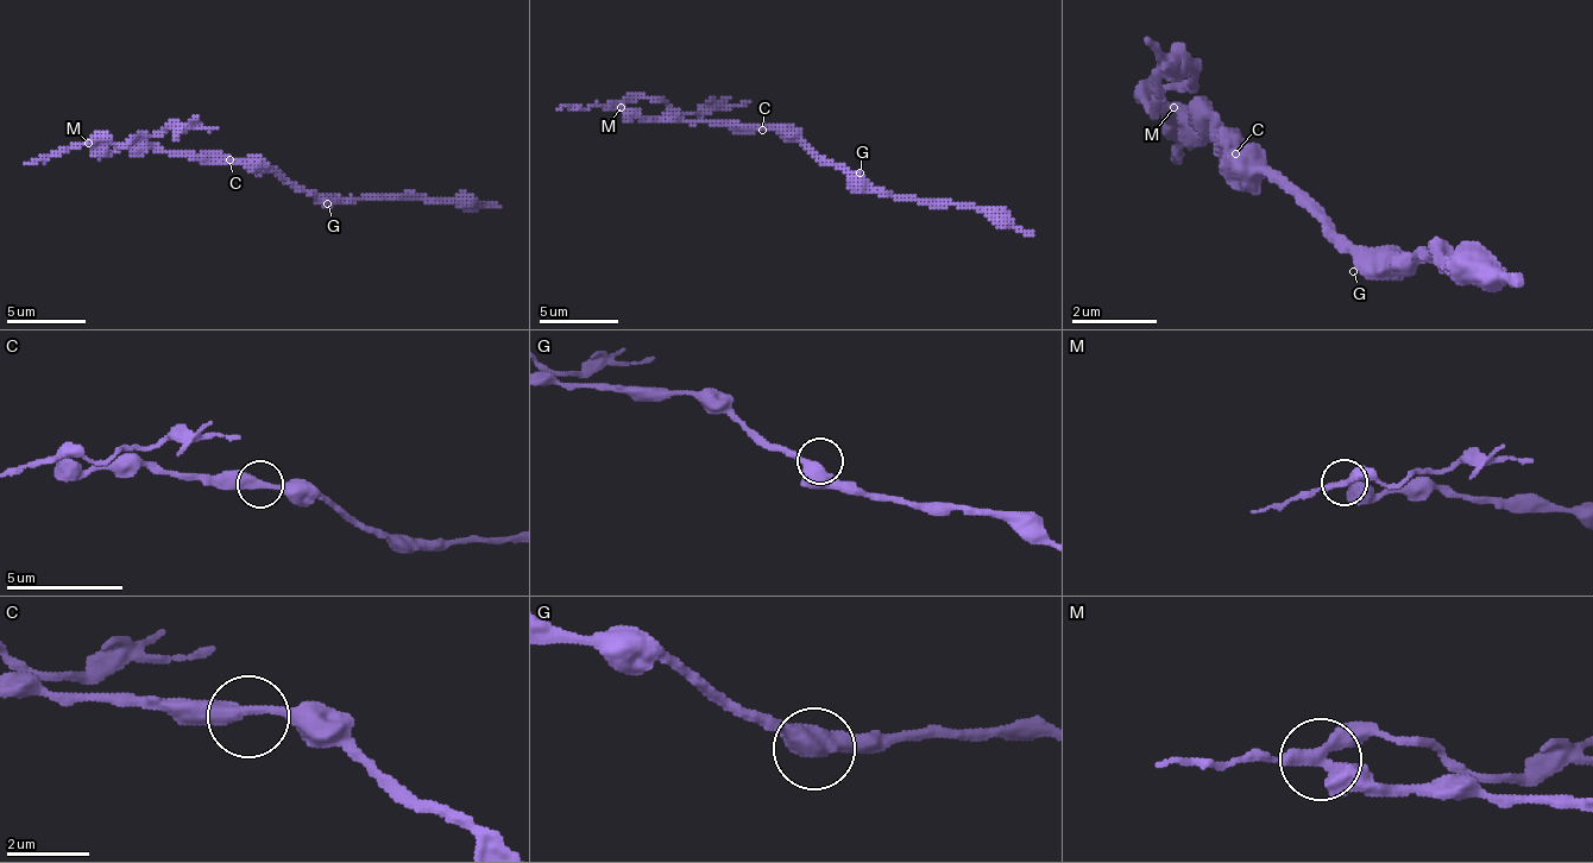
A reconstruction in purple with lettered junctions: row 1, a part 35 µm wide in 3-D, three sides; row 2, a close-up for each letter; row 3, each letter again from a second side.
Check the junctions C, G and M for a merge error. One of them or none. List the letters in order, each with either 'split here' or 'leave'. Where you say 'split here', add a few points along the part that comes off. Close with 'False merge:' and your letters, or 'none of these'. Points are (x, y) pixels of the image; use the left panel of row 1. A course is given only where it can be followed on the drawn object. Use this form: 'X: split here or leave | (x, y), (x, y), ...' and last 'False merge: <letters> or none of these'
C: leave
G: leave
M: split here | (88, 144), (131, 144), (143, 136), (218, 128)
False merge: M

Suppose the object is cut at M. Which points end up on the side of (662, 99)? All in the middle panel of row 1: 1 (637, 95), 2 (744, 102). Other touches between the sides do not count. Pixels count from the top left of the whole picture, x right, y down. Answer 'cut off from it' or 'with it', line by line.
1: with it
2: with it

